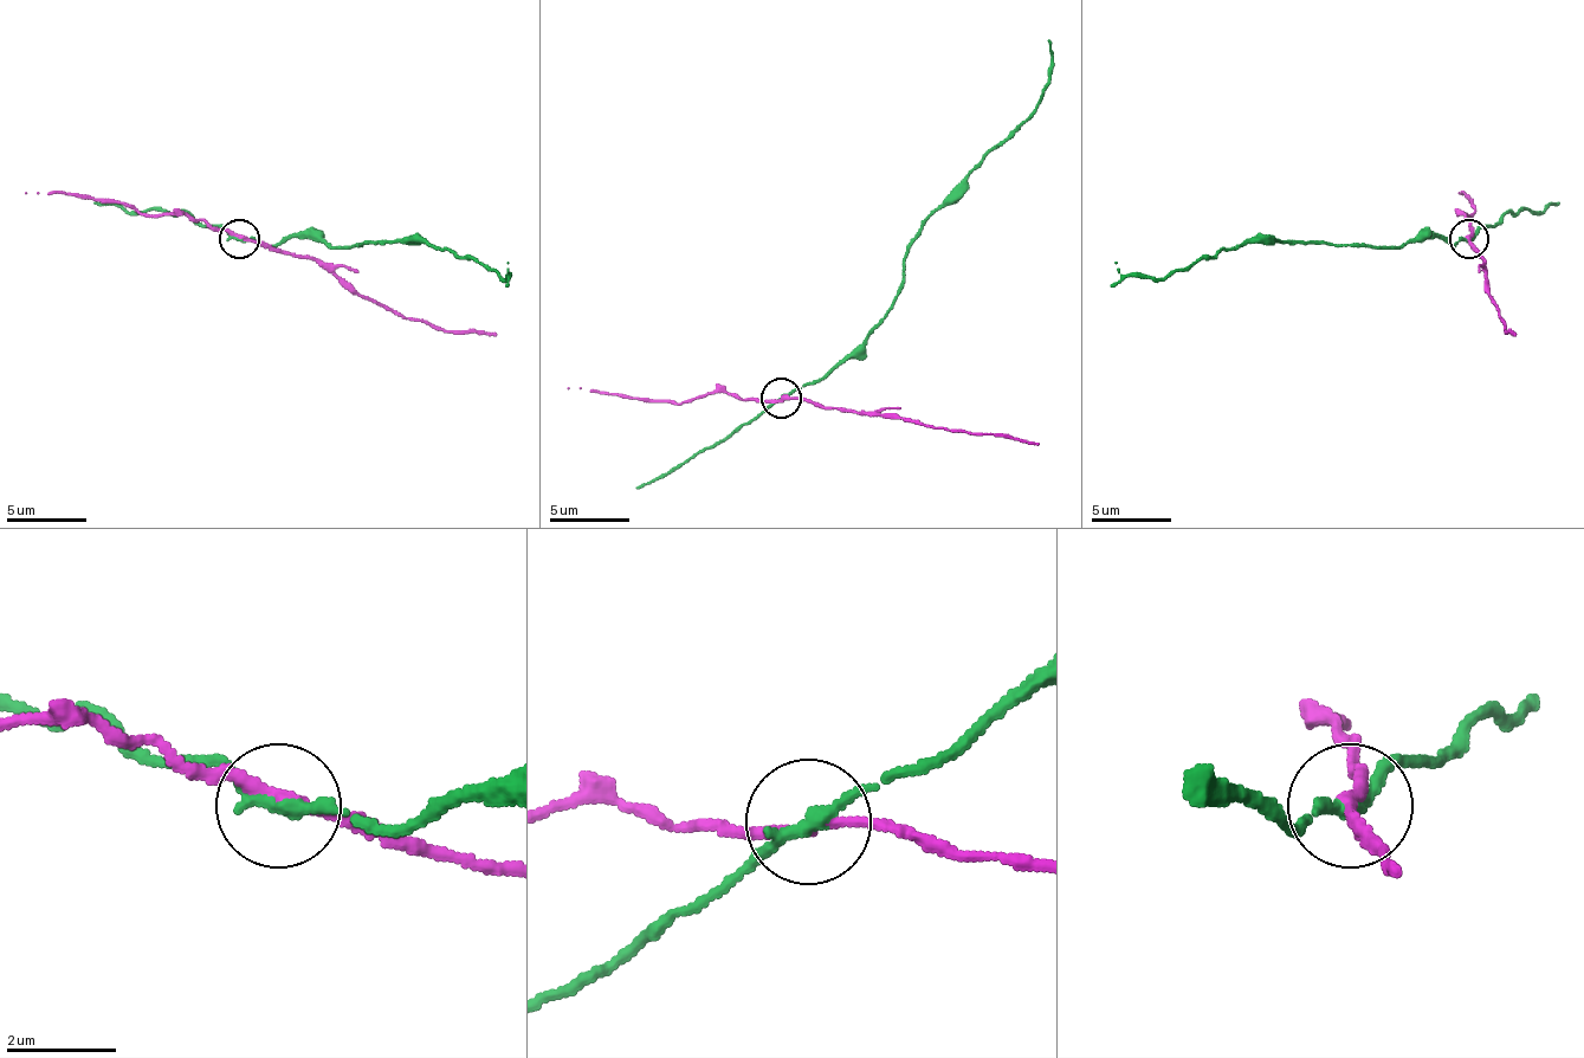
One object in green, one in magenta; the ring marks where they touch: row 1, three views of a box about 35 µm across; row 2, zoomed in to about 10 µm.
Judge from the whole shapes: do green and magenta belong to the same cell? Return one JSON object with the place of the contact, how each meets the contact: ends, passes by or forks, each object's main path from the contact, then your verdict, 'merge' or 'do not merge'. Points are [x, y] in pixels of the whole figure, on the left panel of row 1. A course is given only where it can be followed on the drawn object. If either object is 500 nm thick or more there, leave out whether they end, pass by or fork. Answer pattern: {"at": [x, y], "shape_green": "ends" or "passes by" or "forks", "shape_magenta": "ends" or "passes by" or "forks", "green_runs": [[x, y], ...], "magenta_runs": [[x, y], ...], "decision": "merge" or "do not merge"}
{"at": [239, 238], "shape_green": "passes by", "shape_magenta": "passes by", "green_runs": [[240, 239], [279, 244], [296, 236], [343, 247], [360, 244], [451, 247], [503, 279], [510, 276], [506, 288]], "magenta_runs": [[240, 239], [264, 239], [284, 251], [316, 256], [355, 288], [407, 320], [495, 335]], "decision": "do not merge"}

